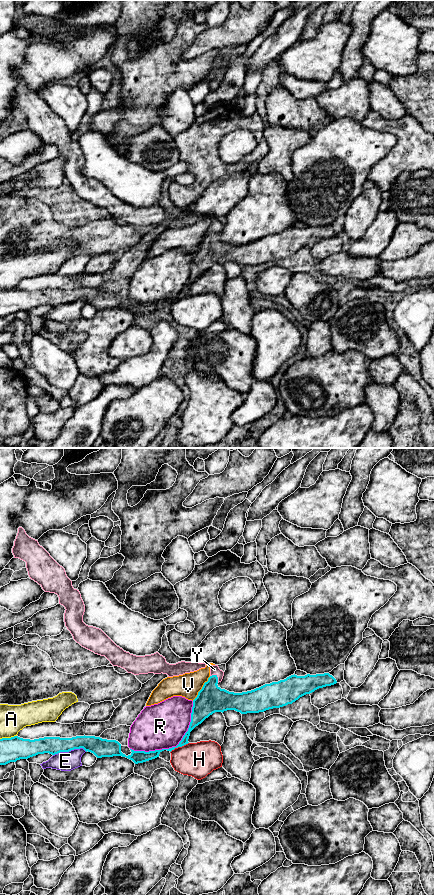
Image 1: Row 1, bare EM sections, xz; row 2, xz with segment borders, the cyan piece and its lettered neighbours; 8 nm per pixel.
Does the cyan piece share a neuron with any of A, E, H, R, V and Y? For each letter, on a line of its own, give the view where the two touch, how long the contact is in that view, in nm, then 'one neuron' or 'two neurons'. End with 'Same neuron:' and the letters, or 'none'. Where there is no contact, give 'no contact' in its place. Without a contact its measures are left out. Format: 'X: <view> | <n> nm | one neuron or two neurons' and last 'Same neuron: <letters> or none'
A: xz | 140 nm | two neurons
E: xz | 280 nm | two neurons
H: xz | 170 nm | two neurons
R: xz | 650 nm | two neurons
V: xz | 240 nm | two neurons
Y: xz | 90 nm | one neuron
Same neuron: Y

